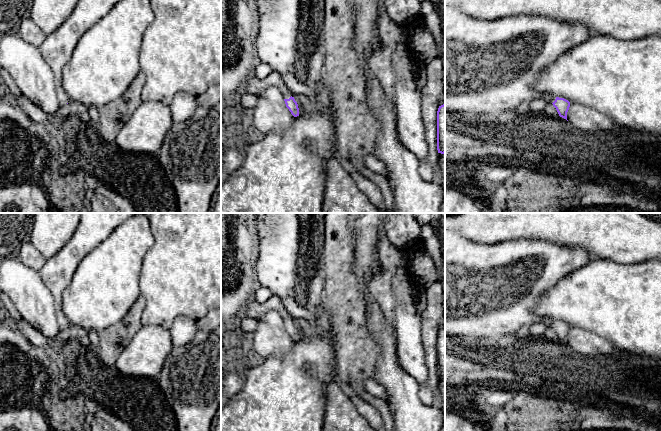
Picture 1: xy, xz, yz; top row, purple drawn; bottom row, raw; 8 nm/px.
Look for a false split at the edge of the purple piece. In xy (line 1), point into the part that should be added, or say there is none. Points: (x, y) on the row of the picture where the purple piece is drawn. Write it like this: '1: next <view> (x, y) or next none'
1: next none

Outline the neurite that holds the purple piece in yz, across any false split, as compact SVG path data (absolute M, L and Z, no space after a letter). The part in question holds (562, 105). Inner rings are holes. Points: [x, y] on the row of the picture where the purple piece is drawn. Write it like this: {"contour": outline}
{"contour": "M445 6L445 111L508 116L524 109L534 99L543 99L552 103L559 116L567 120L570 102L539 92L534 85L542 68L552 64L561 54L588 37L588 27L585 25L570 24L541 15L516 15L485 20L470 17L456 6Z"}

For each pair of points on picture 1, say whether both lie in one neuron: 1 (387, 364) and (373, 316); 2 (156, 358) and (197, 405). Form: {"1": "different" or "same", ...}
{"1": "same", "2": "different"}

